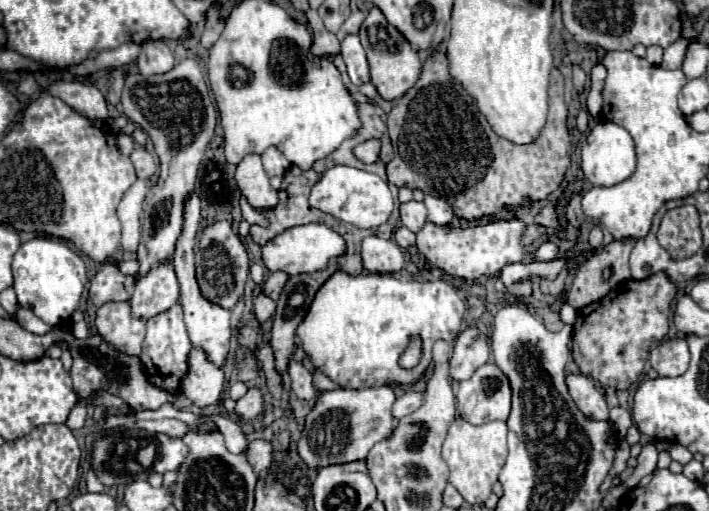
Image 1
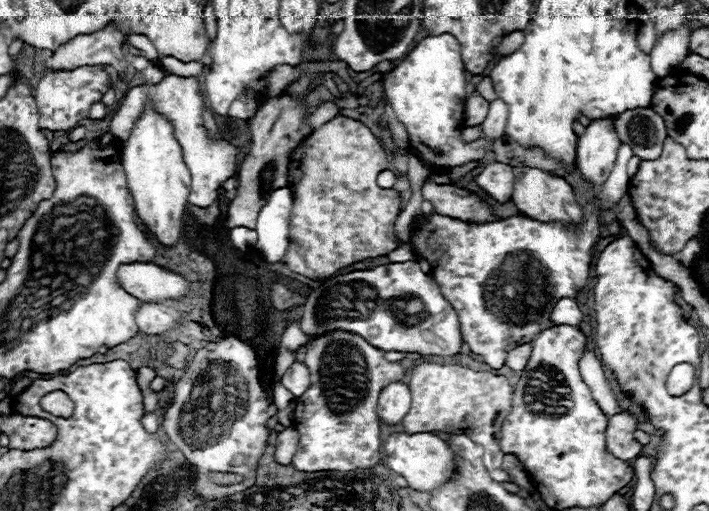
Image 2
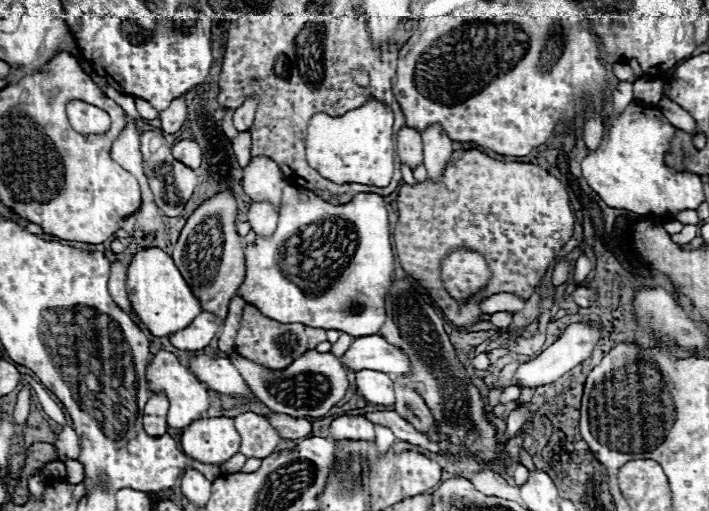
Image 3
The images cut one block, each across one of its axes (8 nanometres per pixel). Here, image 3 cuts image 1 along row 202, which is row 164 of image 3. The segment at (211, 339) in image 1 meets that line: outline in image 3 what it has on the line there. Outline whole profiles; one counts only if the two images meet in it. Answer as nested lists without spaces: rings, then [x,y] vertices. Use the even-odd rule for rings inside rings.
[[[180,140],[178,144],[174,144],[172,154],[174,154],[176,160],[180,160],[182,164],[186,164],[186,166],[190,166],[194,170],[200,166],[202,152],[200,152],[200,146],[194,140]]]

